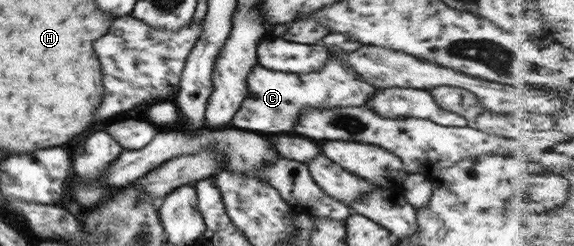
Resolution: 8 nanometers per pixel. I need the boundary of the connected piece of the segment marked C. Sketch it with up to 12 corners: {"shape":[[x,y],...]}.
{"shape":[[329,57],[305,75],[258,63],[231,125],[287,133],[305,107],[359,107],[377,87]]}

